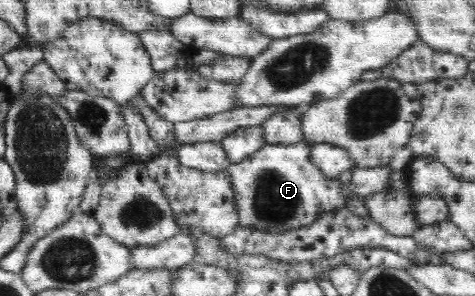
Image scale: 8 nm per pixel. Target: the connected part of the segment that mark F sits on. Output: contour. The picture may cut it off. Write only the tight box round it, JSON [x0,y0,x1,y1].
[226,140,391,234]

